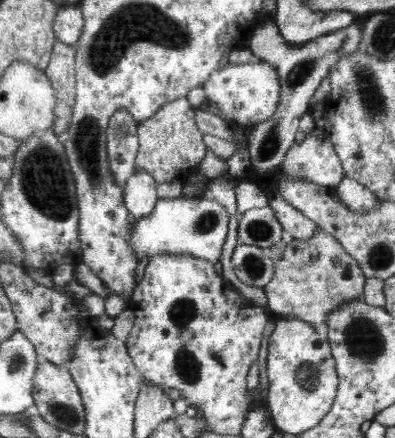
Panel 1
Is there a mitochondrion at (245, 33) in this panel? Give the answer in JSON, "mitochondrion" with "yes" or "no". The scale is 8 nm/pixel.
{"mitochondrion":"no"}

